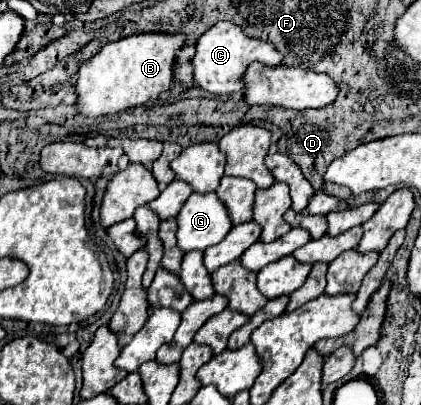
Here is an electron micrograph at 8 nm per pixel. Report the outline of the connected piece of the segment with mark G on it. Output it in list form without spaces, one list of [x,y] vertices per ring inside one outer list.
[[[216,192],[192,194],[176,216],[176,240],[182,252],[206,250],[218,244],[232,228],[228,212]]]

